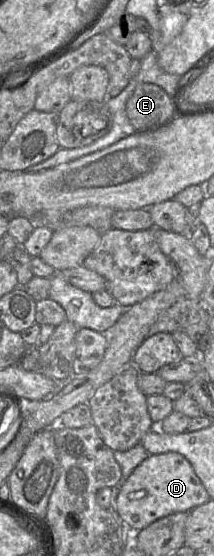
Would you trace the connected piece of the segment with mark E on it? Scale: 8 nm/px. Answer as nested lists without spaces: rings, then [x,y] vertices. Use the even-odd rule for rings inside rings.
[[[151,50],[140,60],[139,72],[130,79],[124,90],[117,96],[108,97],[105,100],[112,116],[112,128],[105,136],[81,148],[59,148],[53,156],[39,164],[28,167],[25,171],[33,173],[53,168],[100,151],[137,131],[153,130],[167,124],[173,119],[173,108],[170,97],[174,91],[178,76],[165,72],[158,65],[157,53]]]

